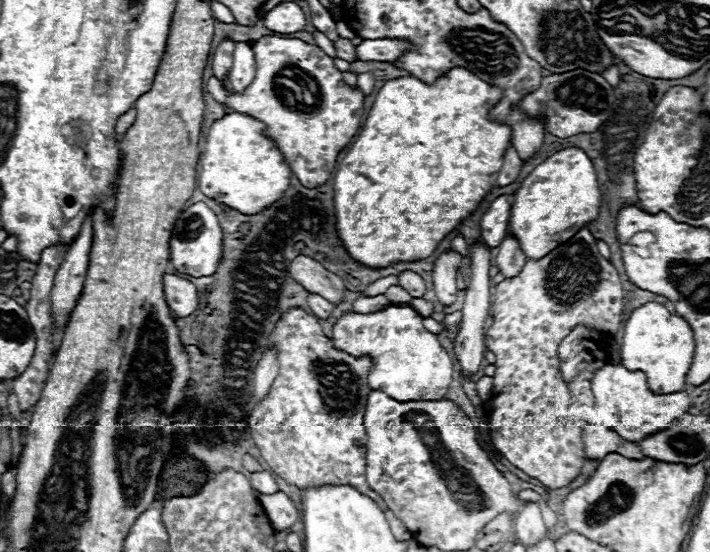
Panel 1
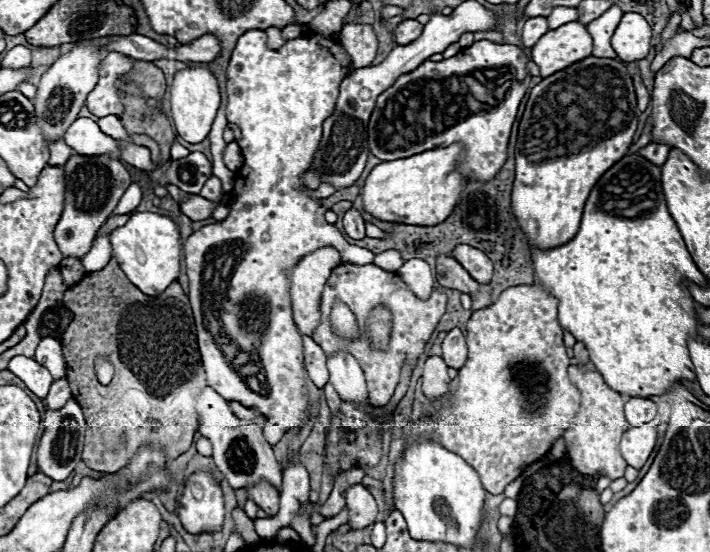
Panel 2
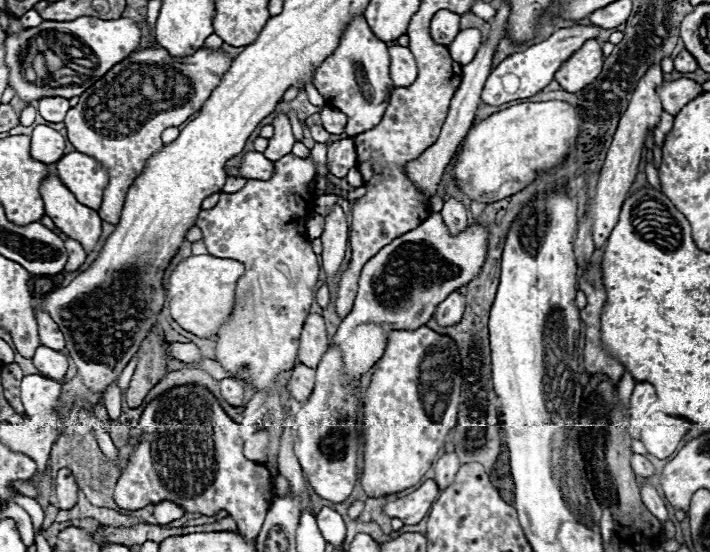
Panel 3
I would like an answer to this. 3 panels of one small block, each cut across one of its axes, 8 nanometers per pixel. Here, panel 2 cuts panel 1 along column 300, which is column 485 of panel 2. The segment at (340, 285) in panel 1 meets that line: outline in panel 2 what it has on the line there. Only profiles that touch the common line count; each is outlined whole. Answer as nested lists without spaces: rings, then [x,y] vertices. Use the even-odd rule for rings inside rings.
[[[460,244],[460,246],[454,250],[454,258],[470,272],[470,276],[472,276],[476,282],[484,284],[484,282],[490,282],[490,280],[492,280],[494,268],[492,268],[490,258],[488,258],[484,252],[480,252],[480,250],[472,248],[472,246]]]

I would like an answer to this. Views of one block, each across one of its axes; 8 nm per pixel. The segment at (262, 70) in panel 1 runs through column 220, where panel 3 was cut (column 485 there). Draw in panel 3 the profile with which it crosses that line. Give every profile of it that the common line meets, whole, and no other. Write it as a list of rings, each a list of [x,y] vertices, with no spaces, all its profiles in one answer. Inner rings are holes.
[[[574,24],[570,28],[562,28],[556,30],[548,40],[534,44],[530,48],[526,48],[524,52],[516,52],[512,56],[508,56],[500,66],[494,68],[494,72],[488,76],[486,84],[484,84],[484,92],[482,92],[482,100],[490,106],[502,106],[508,104],[512,100],[522,100],[522,98],[530,98],[534,94],[538,94],[540,90],[544,90],[552,80],[556,70],[590,38],[598,38],[600,28],[596,26],[580,26]]]

